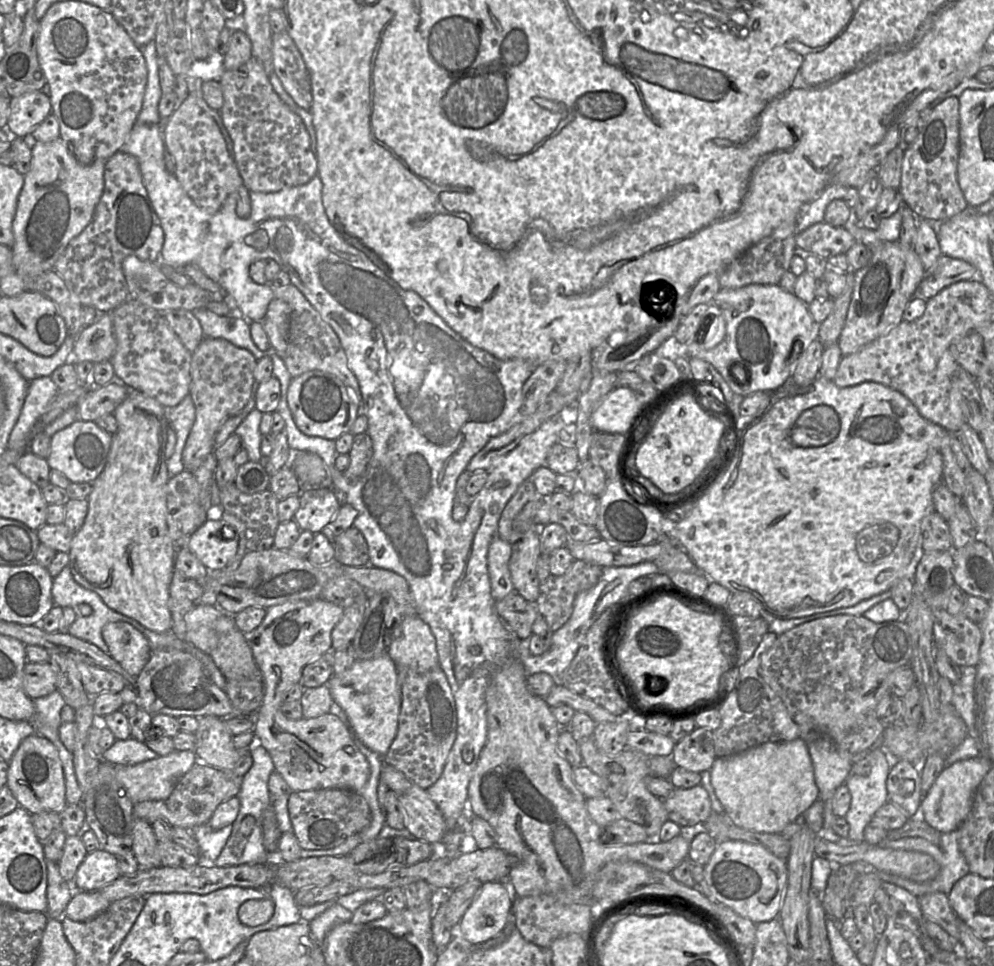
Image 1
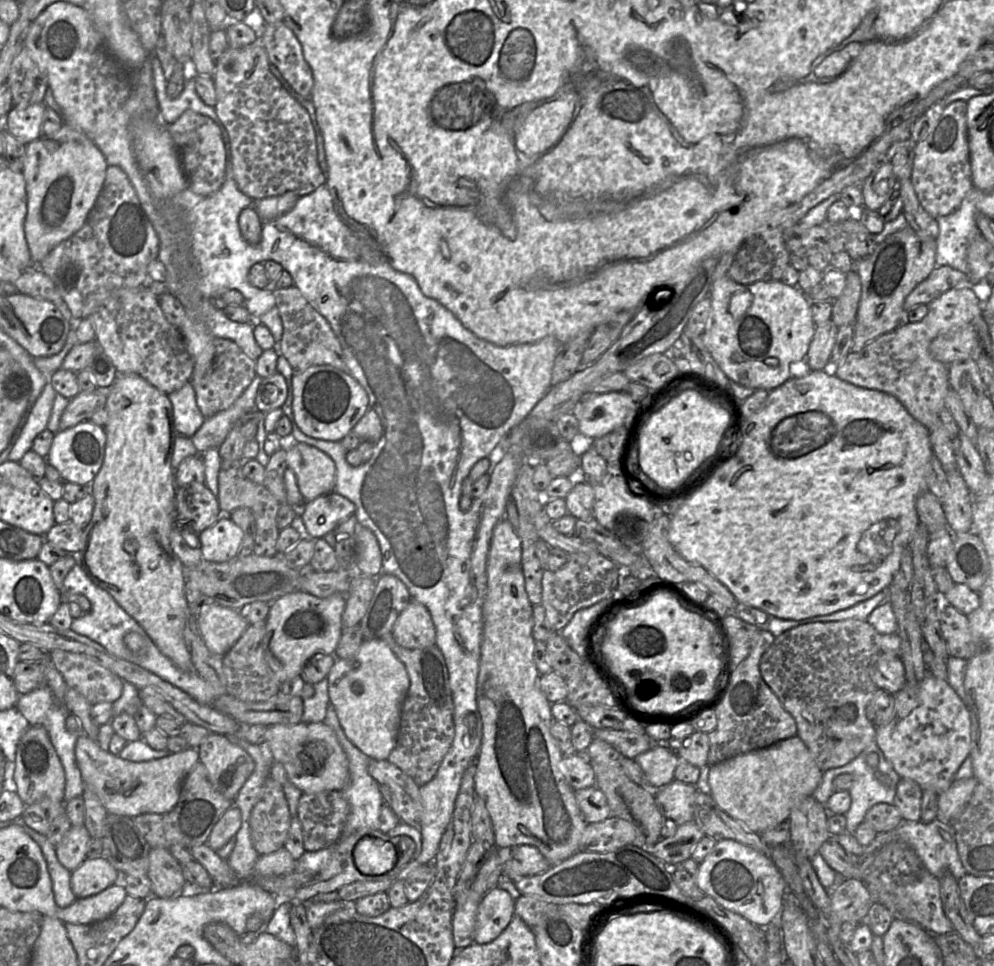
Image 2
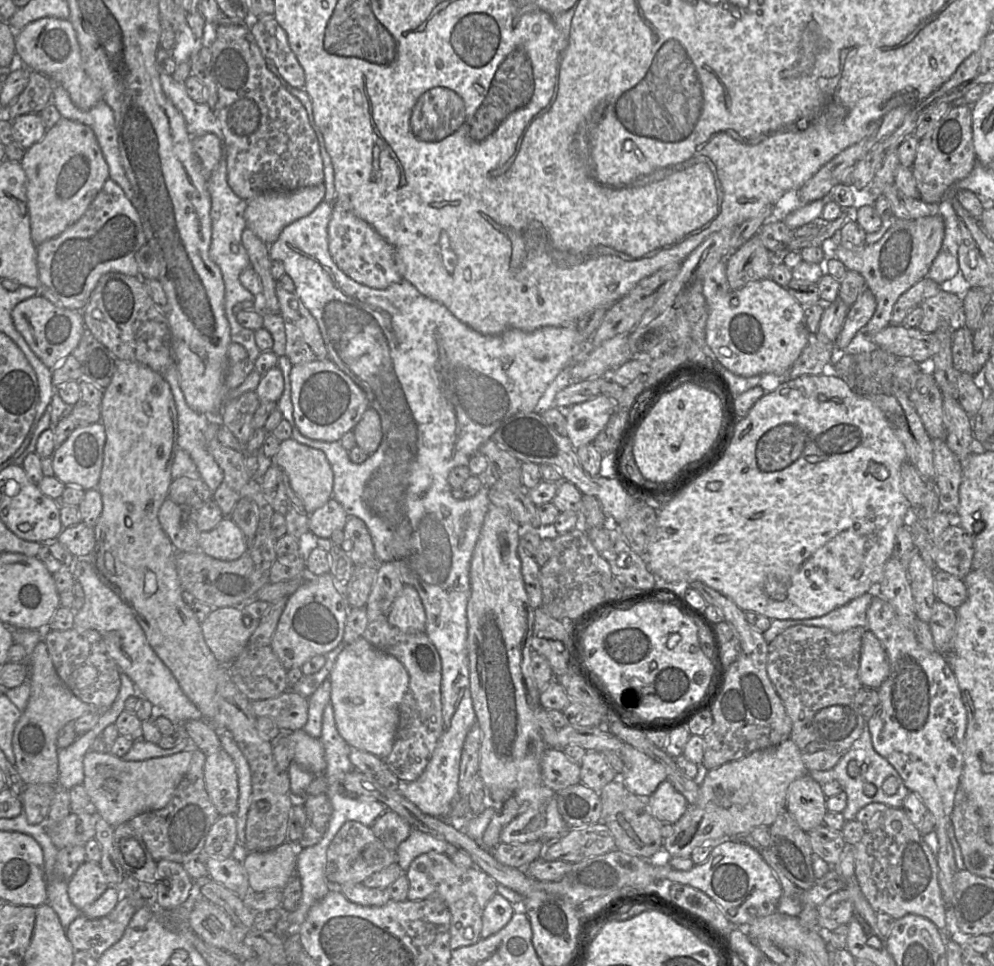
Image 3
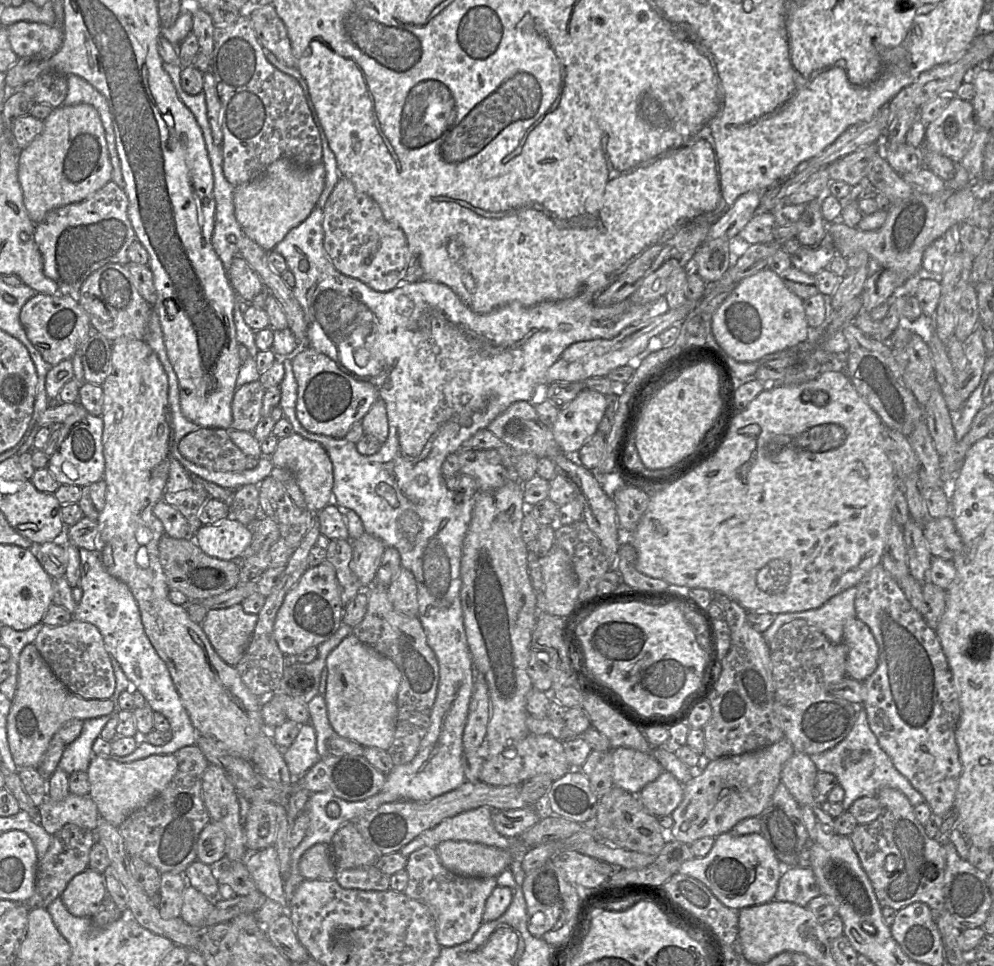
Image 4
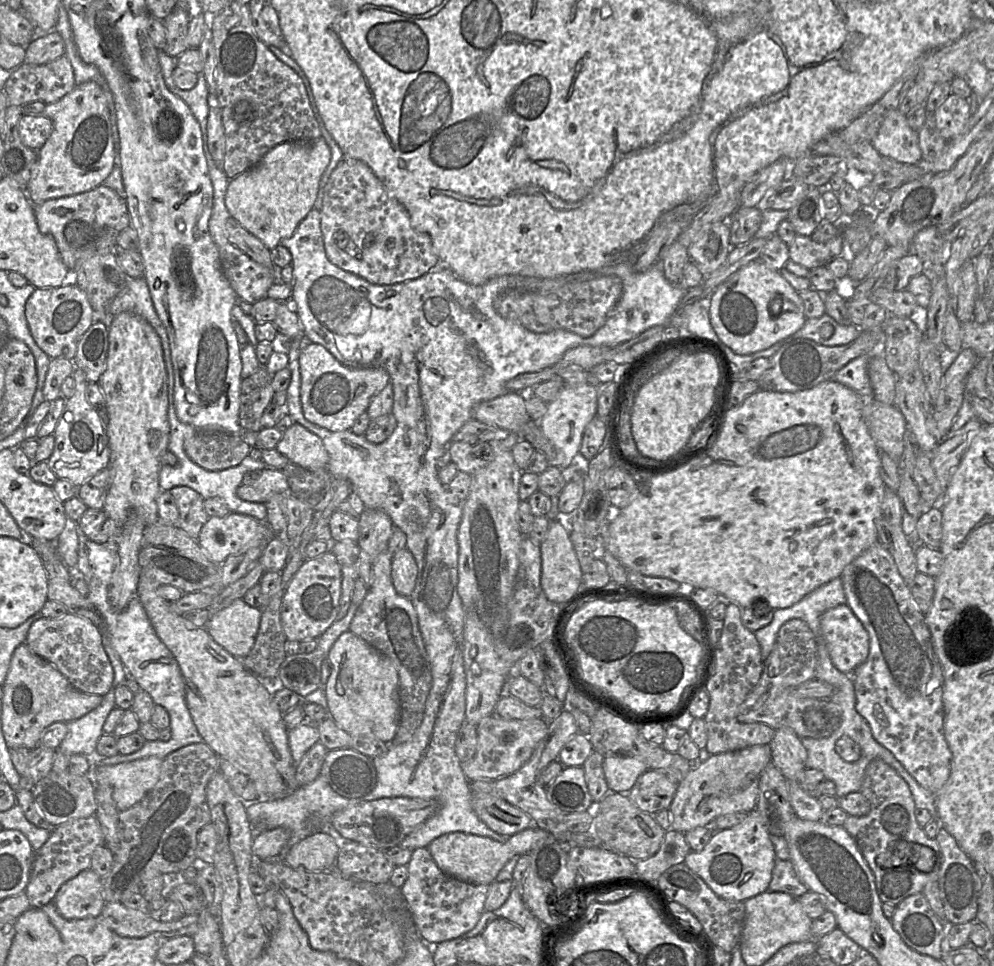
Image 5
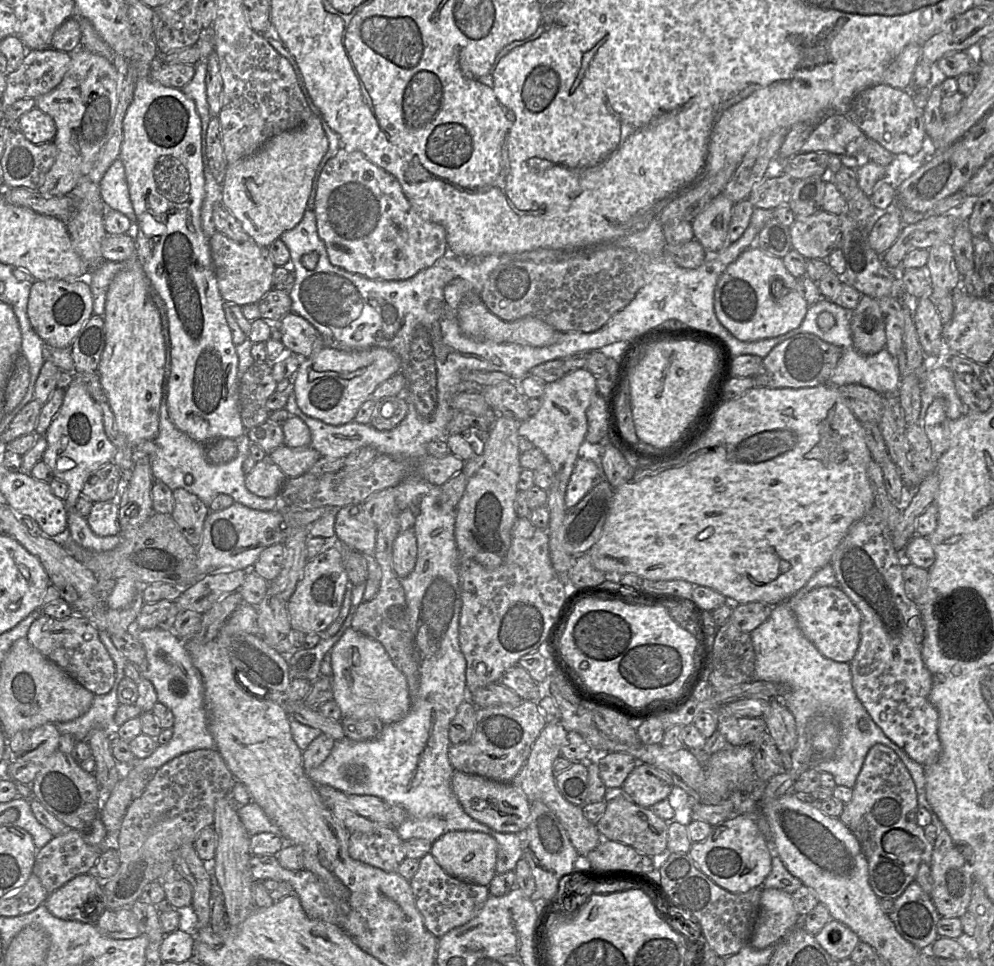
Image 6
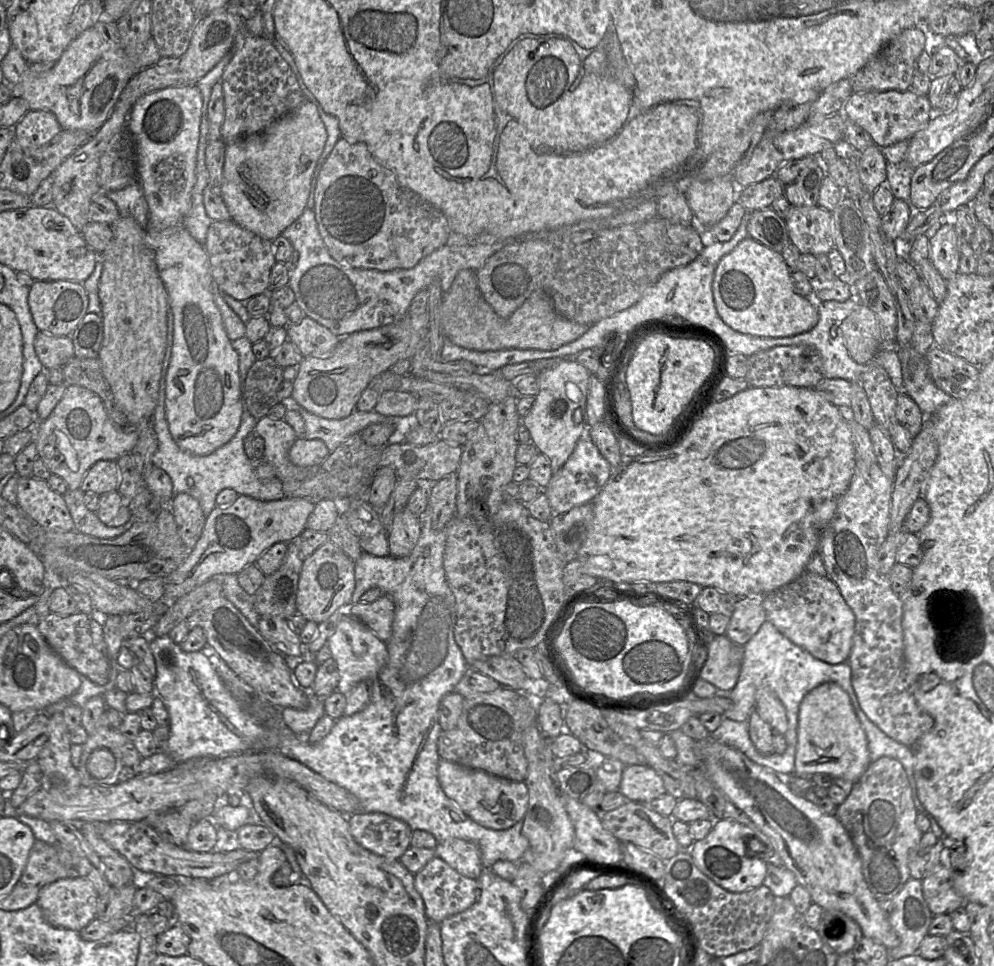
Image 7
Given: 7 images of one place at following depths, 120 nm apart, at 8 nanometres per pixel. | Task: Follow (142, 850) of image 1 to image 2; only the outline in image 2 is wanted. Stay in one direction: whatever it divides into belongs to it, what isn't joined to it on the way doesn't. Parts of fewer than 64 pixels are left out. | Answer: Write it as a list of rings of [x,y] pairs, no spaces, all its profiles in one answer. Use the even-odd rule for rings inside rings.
[[[164,848],[150,849],[147,876],[152,883],[153,895],[160,898],[181,894],[187,884],[181,864]]]

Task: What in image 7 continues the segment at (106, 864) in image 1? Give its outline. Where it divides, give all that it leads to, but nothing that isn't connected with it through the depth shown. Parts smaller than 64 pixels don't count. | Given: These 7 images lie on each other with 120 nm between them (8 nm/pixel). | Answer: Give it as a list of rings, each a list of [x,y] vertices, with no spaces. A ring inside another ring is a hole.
[[[72,875],[43,887],[36,904],[51,926],[80,931],[96,918],[98,899],[91,881]]]

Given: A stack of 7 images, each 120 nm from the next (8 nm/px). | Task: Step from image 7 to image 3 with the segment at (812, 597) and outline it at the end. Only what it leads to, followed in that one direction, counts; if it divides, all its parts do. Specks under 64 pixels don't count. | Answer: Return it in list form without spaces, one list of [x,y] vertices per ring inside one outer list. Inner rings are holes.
[[[867,628],[862,635],[858,677],[863,687],[878,689],[889,675],[887,653],[880,640]]]

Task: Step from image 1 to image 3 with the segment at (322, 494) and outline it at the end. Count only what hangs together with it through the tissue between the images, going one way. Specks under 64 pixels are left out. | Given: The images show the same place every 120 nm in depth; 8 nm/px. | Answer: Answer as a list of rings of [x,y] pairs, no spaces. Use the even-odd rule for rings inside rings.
[[[333,497],[309,515],[309,530],[317,537],[330,538],[334,531],[344,529],[348,515]]]

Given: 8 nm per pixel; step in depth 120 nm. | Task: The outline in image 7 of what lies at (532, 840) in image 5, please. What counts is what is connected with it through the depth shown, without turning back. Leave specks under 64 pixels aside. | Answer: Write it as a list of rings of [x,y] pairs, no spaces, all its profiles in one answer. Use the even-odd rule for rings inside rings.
[[[448,839],[438,843],[435,856],[445,861],[459,874],[478,879],[482,873],[481,850],[478,844],[462,839]]]

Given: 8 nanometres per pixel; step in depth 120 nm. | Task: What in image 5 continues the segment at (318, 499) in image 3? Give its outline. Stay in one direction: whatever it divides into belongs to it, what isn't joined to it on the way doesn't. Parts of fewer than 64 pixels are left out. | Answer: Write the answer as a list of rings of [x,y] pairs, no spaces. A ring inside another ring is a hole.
[[[294,422],[283,433],[276,449],[307,470],[328,469],[329,454],[322,440],[299,423]]]

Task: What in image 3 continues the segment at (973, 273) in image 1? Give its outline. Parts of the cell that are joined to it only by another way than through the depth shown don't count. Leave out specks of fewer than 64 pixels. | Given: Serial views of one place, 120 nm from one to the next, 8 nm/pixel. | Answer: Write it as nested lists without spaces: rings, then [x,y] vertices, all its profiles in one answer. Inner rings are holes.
[[[927,276],[919,280],[904,292],[893,306],[890,324],[902,324],[904,318],[913,308],[920,306],[923,300],[937,294],[941,285]]]

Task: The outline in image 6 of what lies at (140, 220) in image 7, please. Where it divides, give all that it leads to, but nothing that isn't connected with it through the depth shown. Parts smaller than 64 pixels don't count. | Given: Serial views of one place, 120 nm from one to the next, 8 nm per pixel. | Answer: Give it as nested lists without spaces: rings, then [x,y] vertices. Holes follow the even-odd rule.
[[[119,157],[112,162],[101,179],[100,193],[106,207],[124,214],[132,225],[136,225],[137,221],[129,197],[125,168]]]

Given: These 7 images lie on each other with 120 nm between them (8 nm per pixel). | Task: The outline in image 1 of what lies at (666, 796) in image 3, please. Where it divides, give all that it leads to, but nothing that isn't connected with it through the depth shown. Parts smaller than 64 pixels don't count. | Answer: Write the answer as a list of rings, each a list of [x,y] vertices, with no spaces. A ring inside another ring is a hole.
[[[700,784],[689,789],[675,788],[666,799],[662,800],[668,820],[678,824],[687,834],[691,834],[699,829],[712,812],[708,792]]]

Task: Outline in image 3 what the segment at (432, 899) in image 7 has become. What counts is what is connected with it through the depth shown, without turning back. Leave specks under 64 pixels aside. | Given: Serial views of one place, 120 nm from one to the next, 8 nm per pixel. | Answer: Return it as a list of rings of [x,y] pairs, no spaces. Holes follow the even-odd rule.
[[[429,851],[416,857],[405,874],[409,881],[408,900],[419,901],[438,897],[448,906],[451,914],[451,950],[473,945],[481,939],[484,908],[497,892],[497,882],[494,878],[476,866],[458,866],[447,854],[436,851]]]

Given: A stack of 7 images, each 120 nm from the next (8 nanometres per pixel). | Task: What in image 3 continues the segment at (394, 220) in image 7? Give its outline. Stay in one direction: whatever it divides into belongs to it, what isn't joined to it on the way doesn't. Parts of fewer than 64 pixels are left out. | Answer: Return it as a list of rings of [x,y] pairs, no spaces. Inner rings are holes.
[[[333,202],[328,224],[328,248],[336,265],[353,279],[374,288],[386,288],[403,279],[397,264],[395,248],[383,238],[367,221],[343,206]]]

